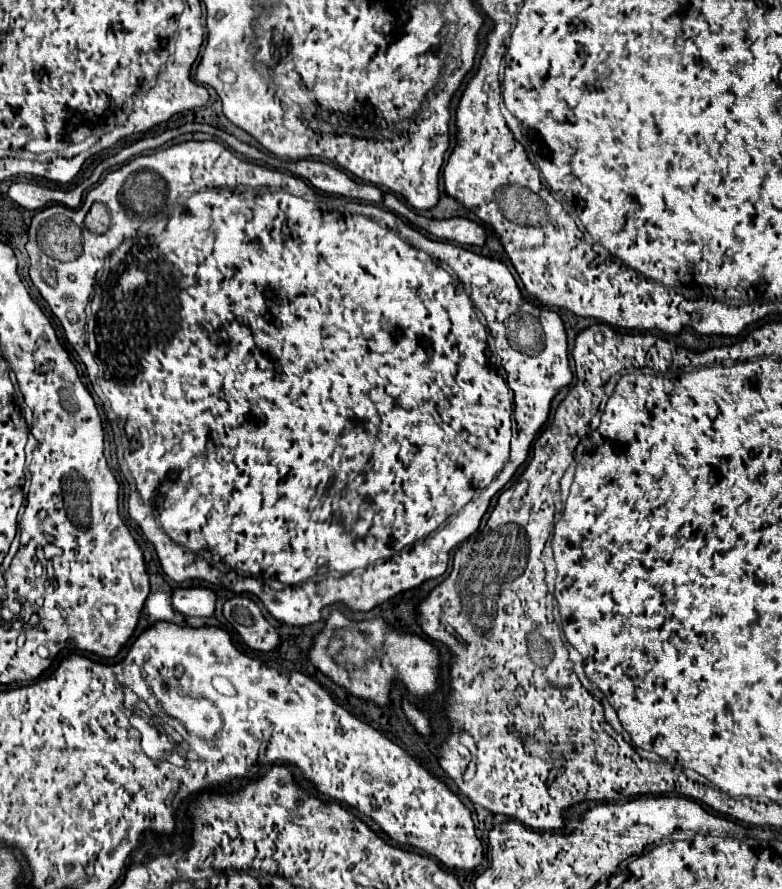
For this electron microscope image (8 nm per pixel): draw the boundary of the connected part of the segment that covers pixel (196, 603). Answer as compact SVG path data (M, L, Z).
M179 588L173 592L173 606L183 616L205 616L215 614L215 594L209 588Z

